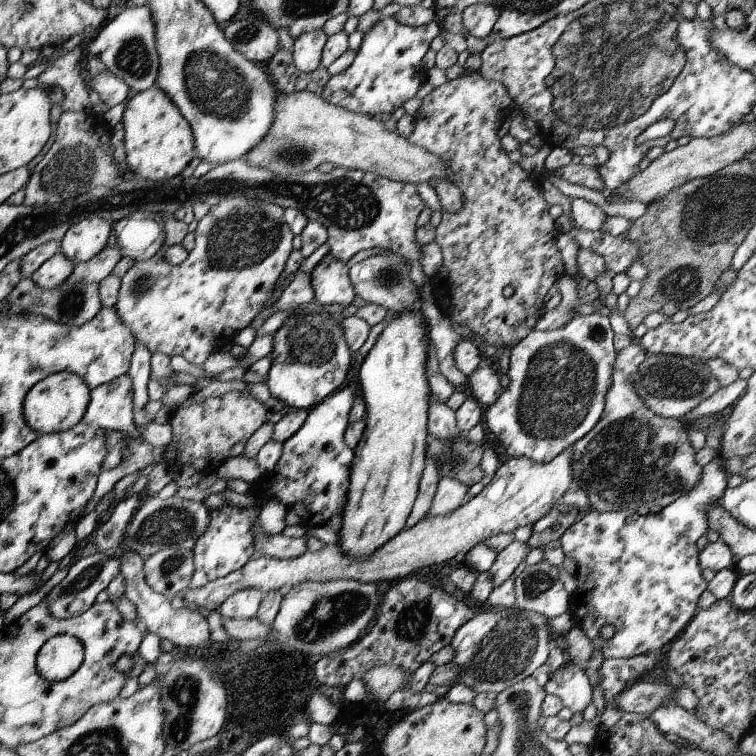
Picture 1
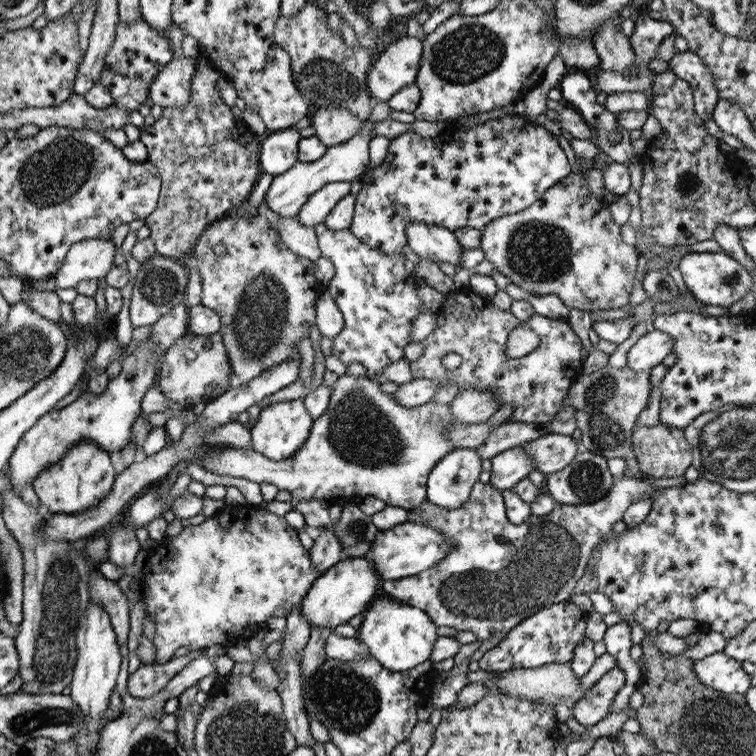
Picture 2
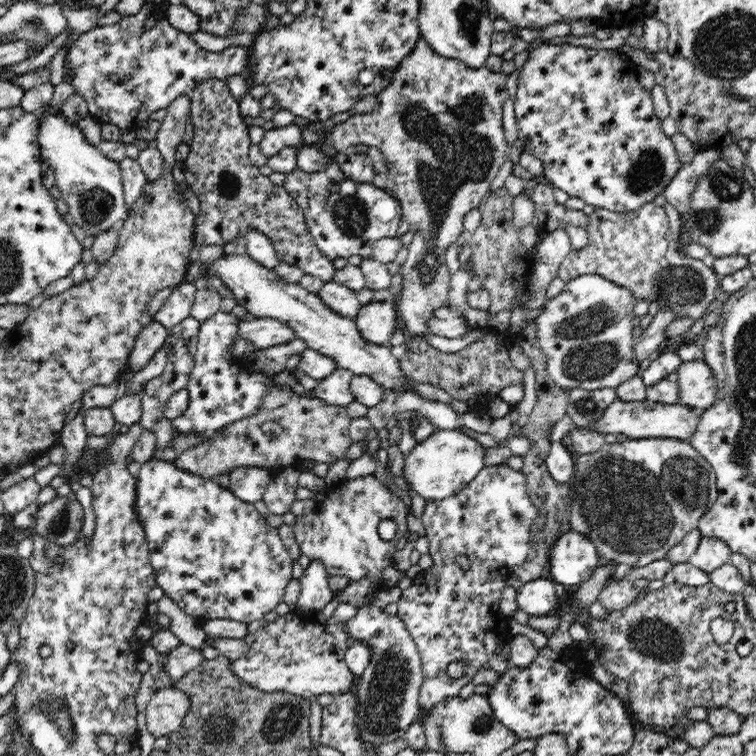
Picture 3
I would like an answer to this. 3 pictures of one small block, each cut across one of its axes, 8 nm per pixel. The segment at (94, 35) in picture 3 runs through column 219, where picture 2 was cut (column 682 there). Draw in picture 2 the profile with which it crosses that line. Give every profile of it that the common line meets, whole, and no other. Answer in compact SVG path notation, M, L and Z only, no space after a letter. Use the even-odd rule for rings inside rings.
M677 52L669 62L669 70L685 80L693 92L695 114L707 122L713 118L713 110L719 102L717 88L713 86L713 76L701 58L693 52Z

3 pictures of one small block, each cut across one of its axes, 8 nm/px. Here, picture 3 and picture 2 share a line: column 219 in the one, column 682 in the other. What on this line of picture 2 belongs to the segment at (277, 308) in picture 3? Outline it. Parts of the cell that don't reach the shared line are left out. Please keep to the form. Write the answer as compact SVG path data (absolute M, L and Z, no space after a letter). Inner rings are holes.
M691 252L689 256L683 256L677 264L679 272L683 276L685 286L689 292L693 292L693 298L703 302L705 306L723 306L731 308L735 302L739 302L749 288L753 286L753 278L749 270L729 254L717 254L717 252Z

